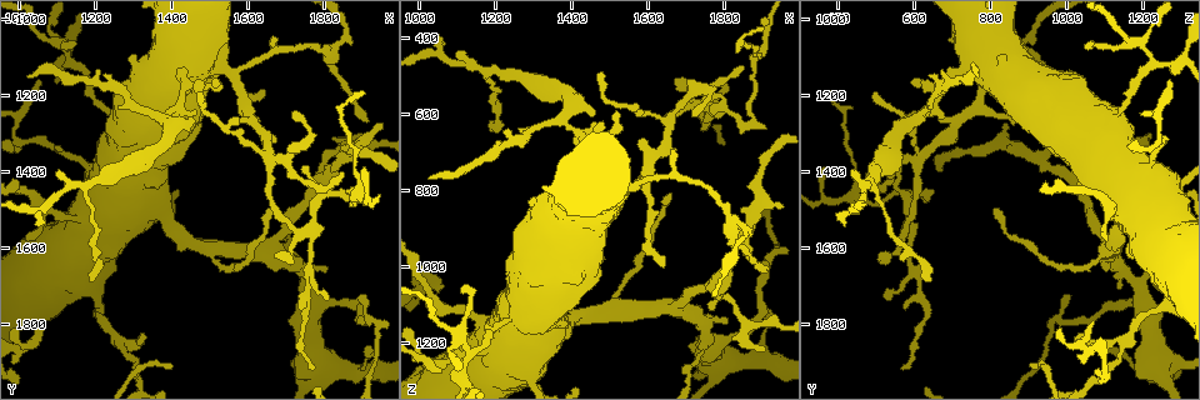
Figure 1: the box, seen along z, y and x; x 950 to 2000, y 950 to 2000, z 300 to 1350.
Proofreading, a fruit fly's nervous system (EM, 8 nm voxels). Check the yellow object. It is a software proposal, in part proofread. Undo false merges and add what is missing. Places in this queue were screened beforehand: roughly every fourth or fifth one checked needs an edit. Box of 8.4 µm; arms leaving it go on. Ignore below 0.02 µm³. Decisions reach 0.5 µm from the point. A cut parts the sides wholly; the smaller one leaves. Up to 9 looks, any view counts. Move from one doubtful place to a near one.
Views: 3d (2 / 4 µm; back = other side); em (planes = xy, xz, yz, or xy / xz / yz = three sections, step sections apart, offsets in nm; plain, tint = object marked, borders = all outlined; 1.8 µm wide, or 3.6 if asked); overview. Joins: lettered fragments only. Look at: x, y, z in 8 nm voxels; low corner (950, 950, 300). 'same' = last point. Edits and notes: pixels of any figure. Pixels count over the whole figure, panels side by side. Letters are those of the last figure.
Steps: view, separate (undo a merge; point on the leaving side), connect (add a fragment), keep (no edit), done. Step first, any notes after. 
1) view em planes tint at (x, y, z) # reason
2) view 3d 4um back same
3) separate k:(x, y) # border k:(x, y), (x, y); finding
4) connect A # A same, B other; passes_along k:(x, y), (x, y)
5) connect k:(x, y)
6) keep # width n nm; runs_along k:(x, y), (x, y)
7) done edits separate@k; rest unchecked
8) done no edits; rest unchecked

view em xy step 4 tint at (1050, 1800, 1070) # thin end

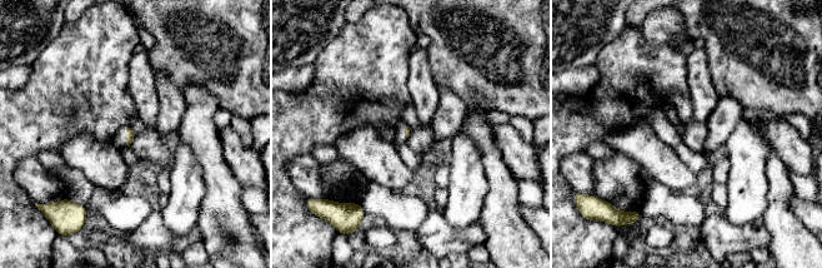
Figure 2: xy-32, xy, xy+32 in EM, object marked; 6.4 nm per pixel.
view em planes borders same

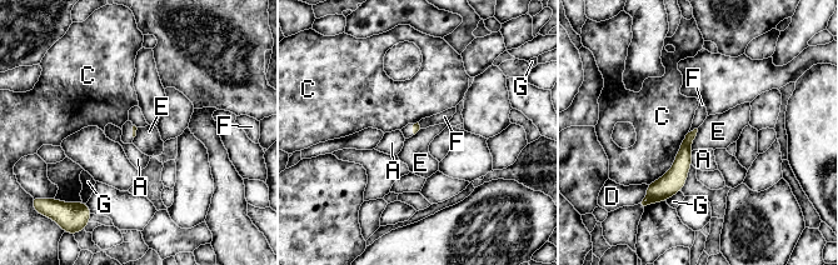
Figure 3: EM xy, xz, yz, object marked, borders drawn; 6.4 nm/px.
keep # A other, C other, D other, E other, F other, G other; runs_along 3:(692, 135), (677, 176), (659, 196); no lettered fragment goes on from it

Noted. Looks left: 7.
view 3d 4um back at (1190, 1685, 645) # tapers out

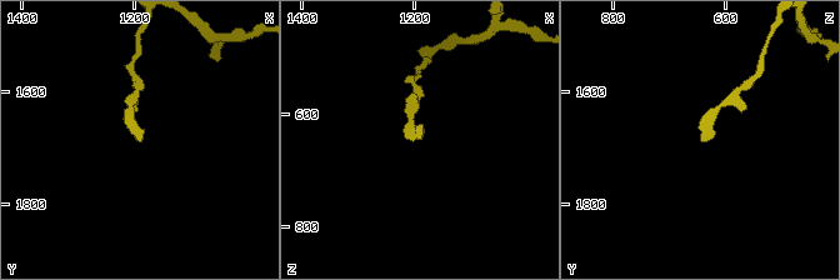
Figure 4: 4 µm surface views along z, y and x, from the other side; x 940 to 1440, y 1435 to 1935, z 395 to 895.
view em 3.6um xy step 8 tint at (1190, 1680, 645) # need the tissue

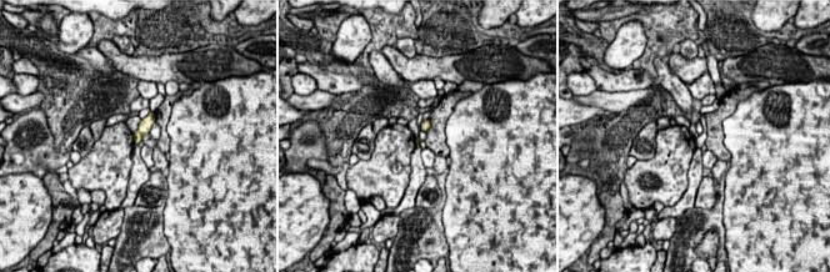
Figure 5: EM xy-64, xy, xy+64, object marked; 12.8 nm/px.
view em 3.6um planes borders same # another direction

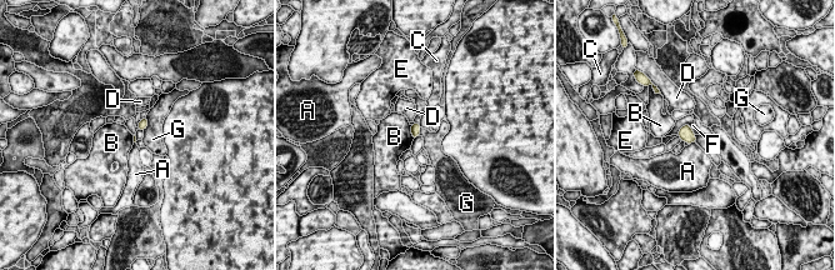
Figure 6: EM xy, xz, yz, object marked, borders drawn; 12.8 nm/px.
keep # width 90 nm; A other, B other, C other, D other, E other, F other, G other; border 6:(410, 125), (410, 133), (414, 138); no lettered fragment goes on from it

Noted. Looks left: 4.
view em xz step 8 tint at (1040, 1505, 440) # sharp bend

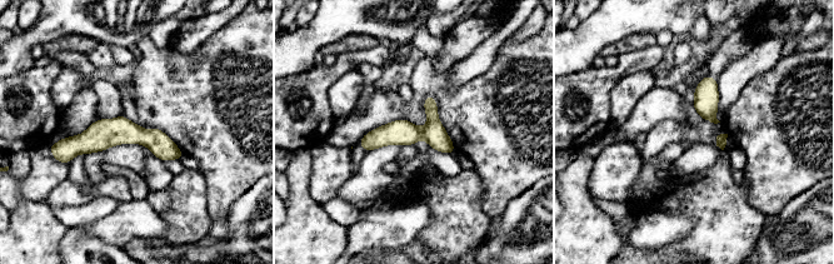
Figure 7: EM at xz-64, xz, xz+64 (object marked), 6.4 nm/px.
view em planes borders same # another direction

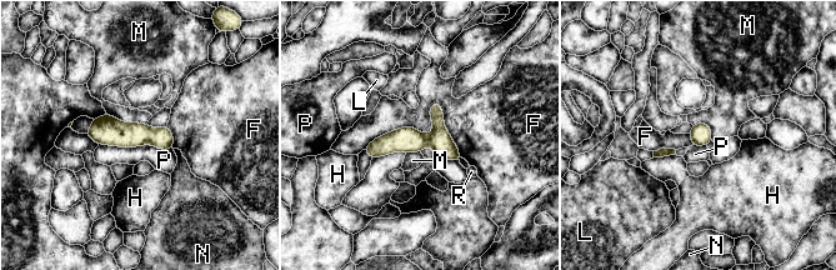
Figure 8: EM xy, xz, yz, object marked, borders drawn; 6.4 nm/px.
keep # F other, H other, L other, M other, N other, P other, R other; border 8:(99, 144), (154, 145), (173, 150); continuous, no second neuron

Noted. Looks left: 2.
view 3d 2um at (1510, 1155, 600) # thin end

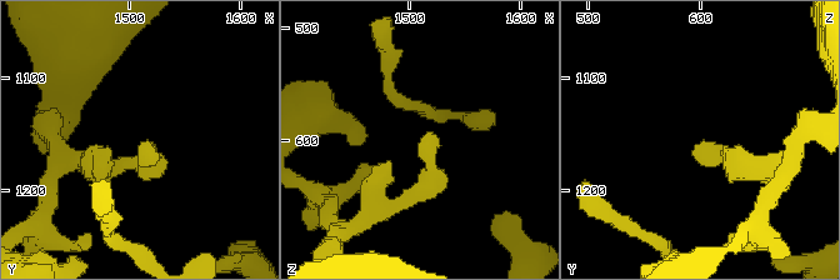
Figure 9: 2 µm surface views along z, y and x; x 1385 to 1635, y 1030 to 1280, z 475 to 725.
view em planes borders at (1510, 1156, 600) # need the tissue

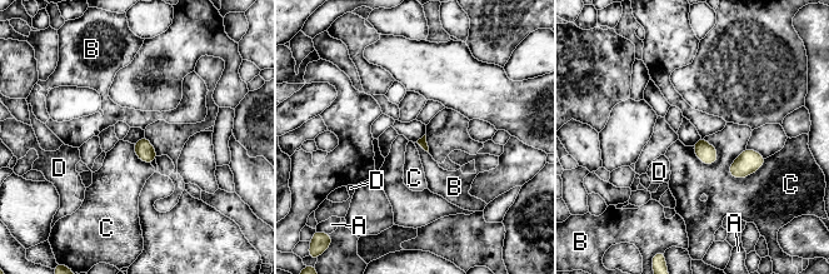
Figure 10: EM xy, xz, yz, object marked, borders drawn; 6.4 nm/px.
keep # A other, B other, C other, D other; no lettered fragment goes on from it

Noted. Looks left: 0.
done no edits; rest unchecked

